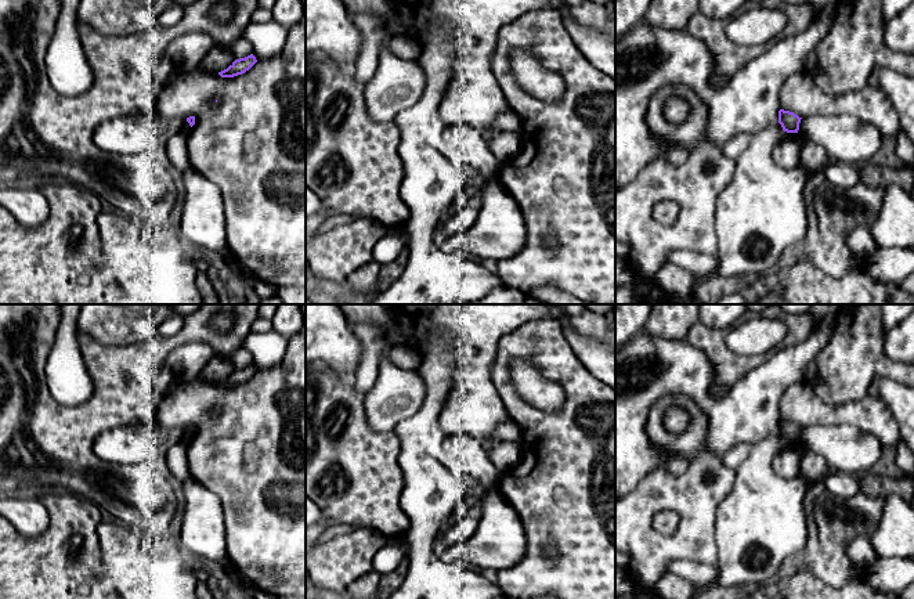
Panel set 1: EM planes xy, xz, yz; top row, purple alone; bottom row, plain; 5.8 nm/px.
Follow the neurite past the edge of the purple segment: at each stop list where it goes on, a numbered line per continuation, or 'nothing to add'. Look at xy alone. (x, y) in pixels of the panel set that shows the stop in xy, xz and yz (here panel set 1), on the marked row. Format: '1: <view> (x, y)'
nothing to add

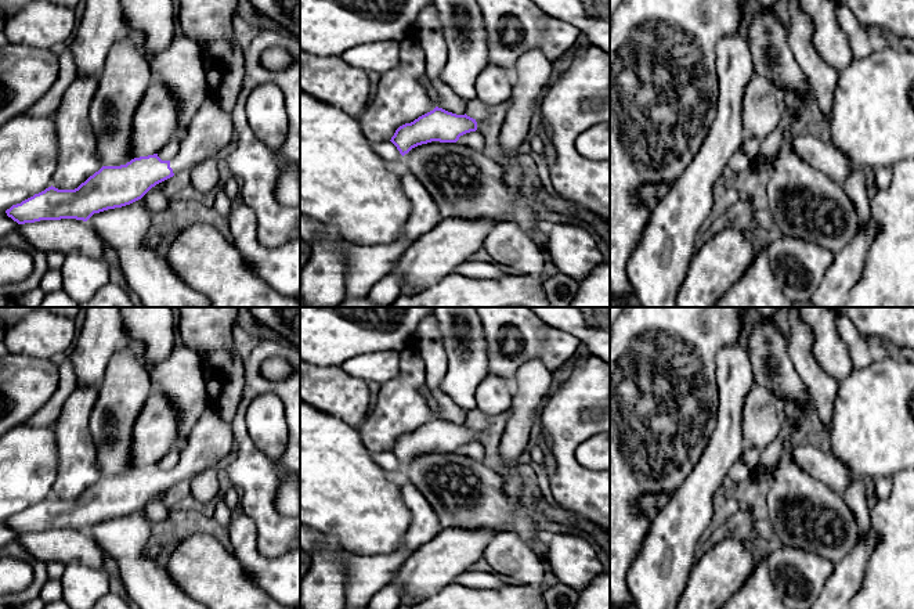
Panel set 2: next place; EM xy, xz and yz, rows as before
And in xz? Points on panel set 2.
nothing to add

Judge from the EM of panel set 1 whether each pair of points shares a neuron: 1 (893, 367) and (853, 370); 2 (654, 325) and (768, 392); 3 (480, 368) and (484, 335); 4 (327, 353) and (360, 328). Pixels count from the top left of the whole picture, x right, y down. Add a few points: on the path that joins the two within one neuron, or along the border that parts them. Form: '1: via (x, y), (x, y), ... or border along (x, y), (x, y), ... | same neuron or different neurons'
1: via (884, 367), (863, 367) | same neuron
2: border along (646, 331), (658, 336), (686, 339) | different neurons
3: via (480, 360), (483, 343) | same neuron
4: border along (350, 331), (361, 345), (360, 364) | different neurons

